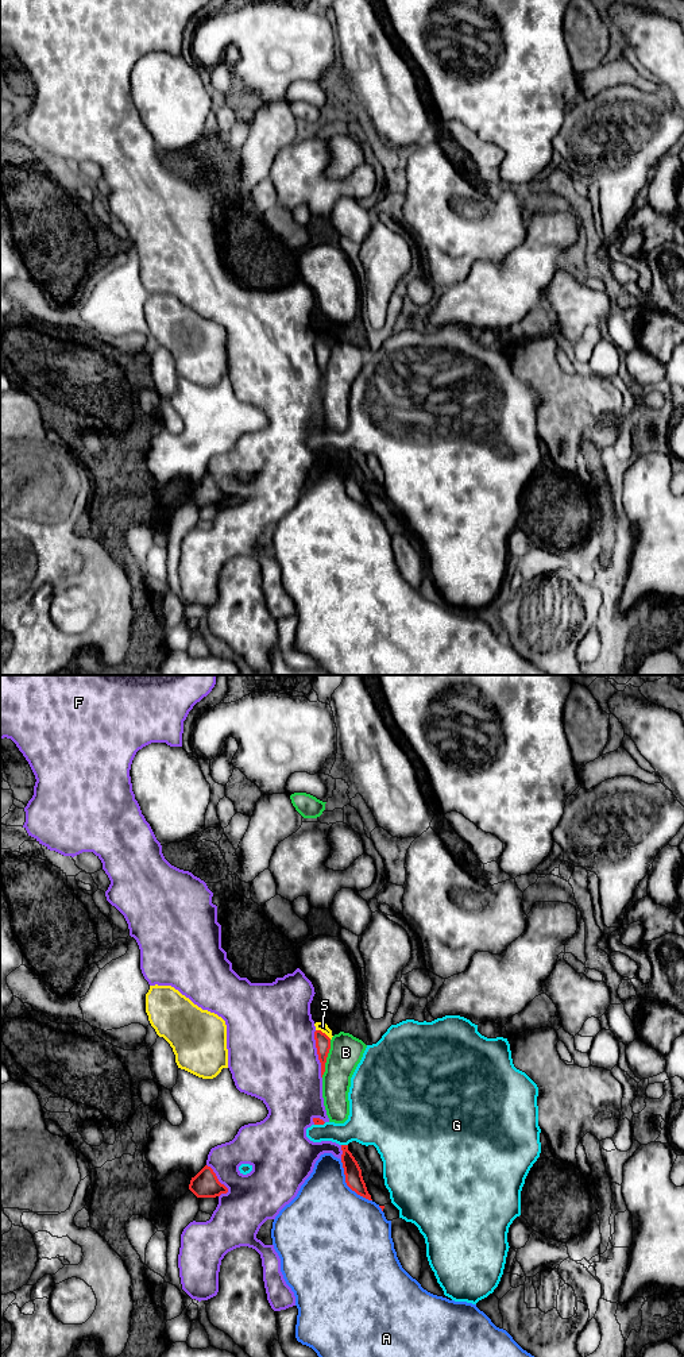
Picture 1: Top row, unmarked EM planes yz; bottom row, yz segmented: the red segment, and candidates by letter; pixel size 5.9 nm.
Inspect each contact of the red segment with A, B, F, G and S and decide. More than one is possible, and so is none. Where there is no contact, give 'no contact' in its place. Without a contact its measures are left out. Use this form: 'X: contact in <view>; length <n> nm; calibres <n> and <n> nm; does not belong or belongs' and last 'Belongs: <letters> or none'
A: contact in yz; length 320 nm; calibres 110 and 480 nm; does not belong
B: contact in yz; length 240 nm; calibres 100 and 200 nm; does not belong
F: contact in yz; length 300 nm; calibres 100 and 500 nm; does not belong
G: contact in yz; length 40 nm; calibres 110 and 320 nm; does not belong
S: contact in yz; length 110 nm; calibres 100 and 60 nm; does not belong
Belongs: none

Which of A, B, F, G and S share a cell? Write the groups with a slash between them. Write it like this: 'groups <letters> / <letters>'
groups A / B / F / G / S

